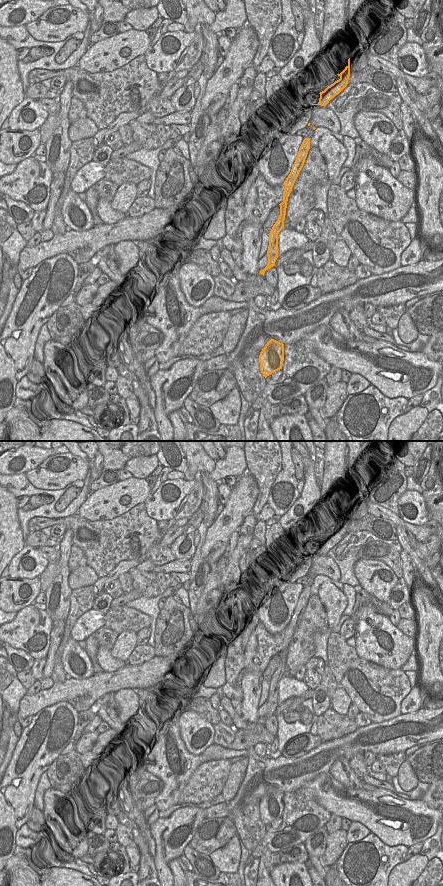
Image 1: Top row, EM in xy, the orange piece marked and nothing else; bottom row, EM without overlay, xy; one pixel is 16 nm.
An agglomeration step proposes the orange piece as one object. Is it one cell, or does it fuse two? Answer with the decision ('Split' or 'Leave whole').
Leave whole

